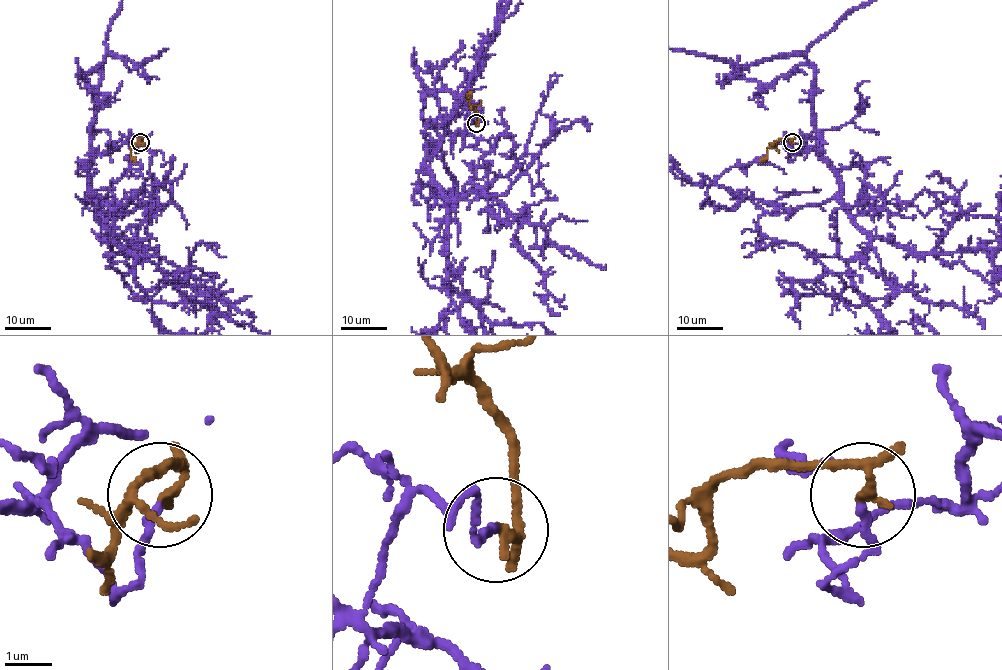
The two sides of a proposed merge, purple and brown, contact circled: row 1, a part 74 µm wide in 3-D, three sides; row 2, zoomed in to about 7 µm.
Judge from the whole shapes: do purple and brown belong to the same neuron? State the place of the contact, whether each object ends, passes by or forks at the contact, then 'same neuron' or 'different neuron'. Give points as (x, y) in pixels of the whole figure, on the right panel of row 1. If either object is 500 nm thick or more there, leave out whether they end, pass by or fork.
at (792, 142); purple ends there; brown passes by; different neuron

